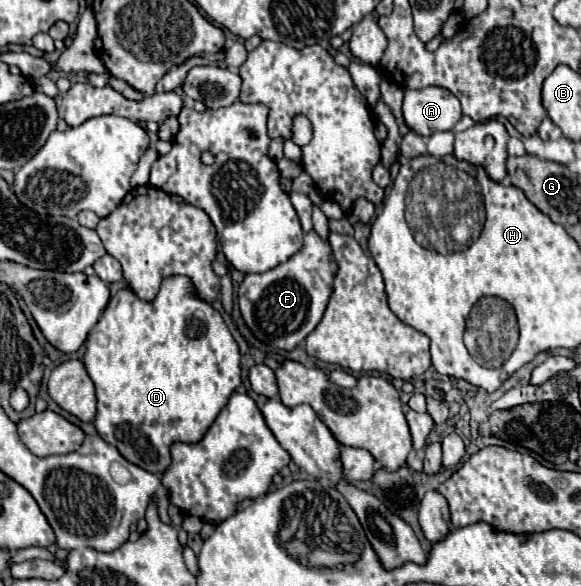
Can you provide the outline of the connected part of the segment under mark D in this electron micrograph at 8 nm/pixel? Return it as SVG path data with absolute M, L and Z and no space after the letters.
M169 276L163 280L159 294L155 296L153 302L145 302L139 300L135 296L135 292L131 292L129 286L121 288L115 296L111 296L103 316L99 318L99 322L95 324L95 328L89 332L87 342L85 342L85 356L83 356L83 364L95 384L97 390L97 416L95 416L95 428L99 432L99 436L103 440L107 440L111 446L115 446L129 462L153 472L153 474L163 474L169 464L171 464L171 454L169 454L169 446L173 442L199 442L203 438L203 434L207 432L207 428L213 424L213 420L217 418L219 410L227 404L231 392L241 384L241 368L239 368L239 346L233 340L227 324L223 322L221 314L207 304L207 300L199 300L199 296L195 296L195 286L191 284L191 280L187 280L187 276Z

